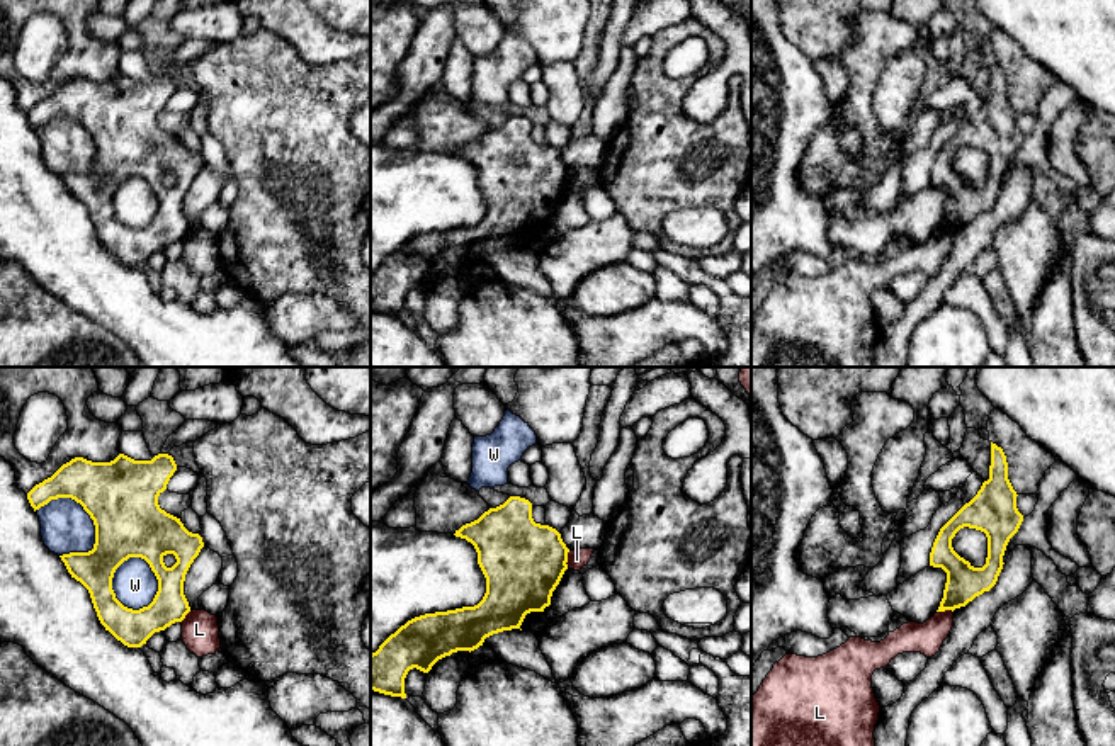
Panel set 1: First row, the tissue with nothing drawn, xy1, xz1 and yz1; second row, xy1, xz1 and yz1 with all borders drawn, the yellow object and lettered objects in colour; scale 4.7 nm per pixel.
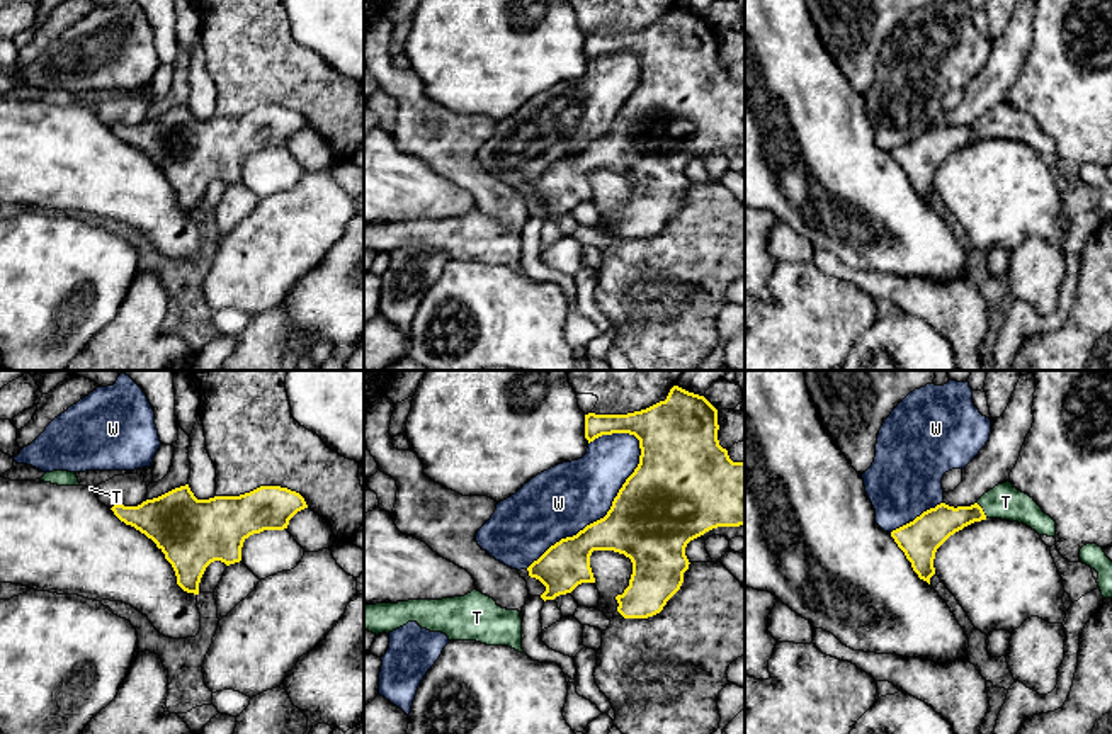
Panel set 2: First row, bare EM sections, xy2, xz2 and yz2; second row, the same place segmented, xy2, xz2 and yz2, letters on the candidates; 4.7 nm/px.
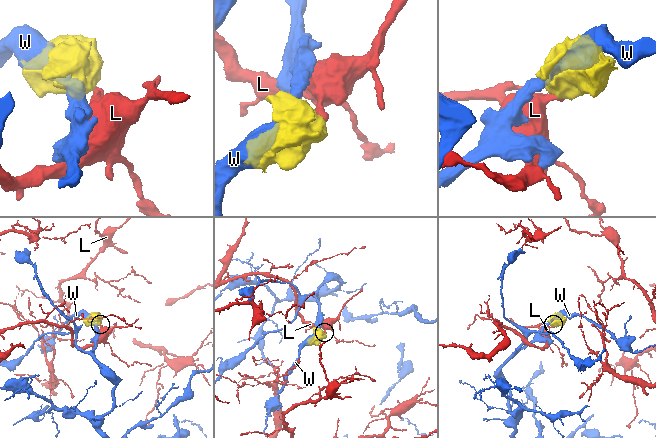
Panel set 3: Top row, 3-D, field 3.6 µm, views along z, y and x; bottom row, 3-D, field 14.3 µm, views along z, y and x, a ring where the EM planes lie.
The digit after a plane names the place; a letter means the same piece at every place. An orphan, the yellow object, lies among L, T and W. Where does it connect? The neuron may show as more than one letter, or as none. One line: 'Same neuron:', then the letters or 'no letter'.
Same neuron: T

